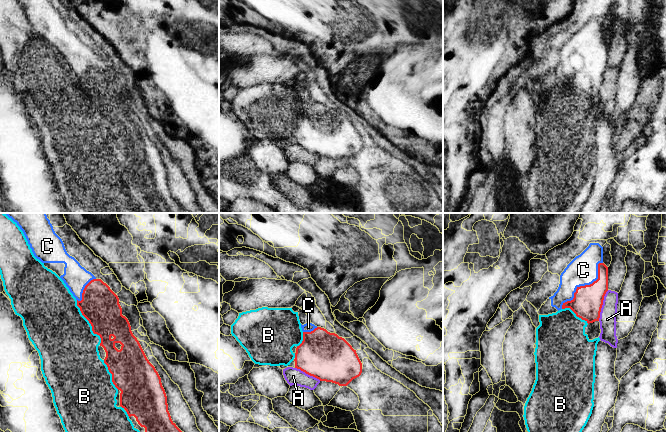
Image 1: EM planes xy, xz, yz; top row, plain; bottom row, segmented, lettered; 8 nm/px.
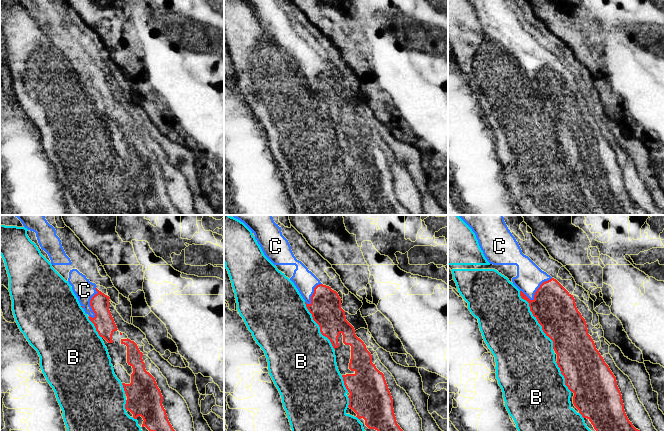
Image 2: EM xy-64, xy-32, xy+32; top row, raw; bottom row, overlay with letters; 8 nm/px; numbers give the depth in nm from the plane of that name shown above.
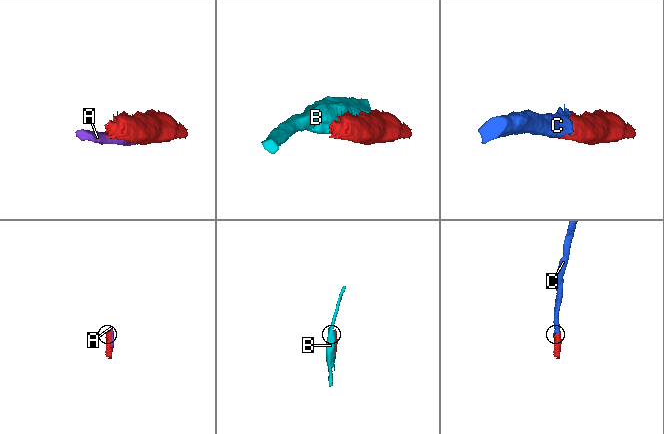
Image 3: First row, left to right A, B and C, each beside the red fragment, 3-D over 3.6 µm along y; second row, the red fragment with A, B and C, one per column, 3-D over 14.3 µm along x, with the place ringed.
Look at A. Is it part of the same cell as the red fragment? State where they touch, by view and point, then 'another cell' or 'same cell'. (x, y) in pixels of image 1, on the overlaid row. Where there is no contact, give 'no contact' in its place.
yz (602, 304) | another cell

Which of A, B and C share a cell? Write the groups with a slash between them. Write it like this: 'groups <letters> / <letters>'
groups A / B / C

